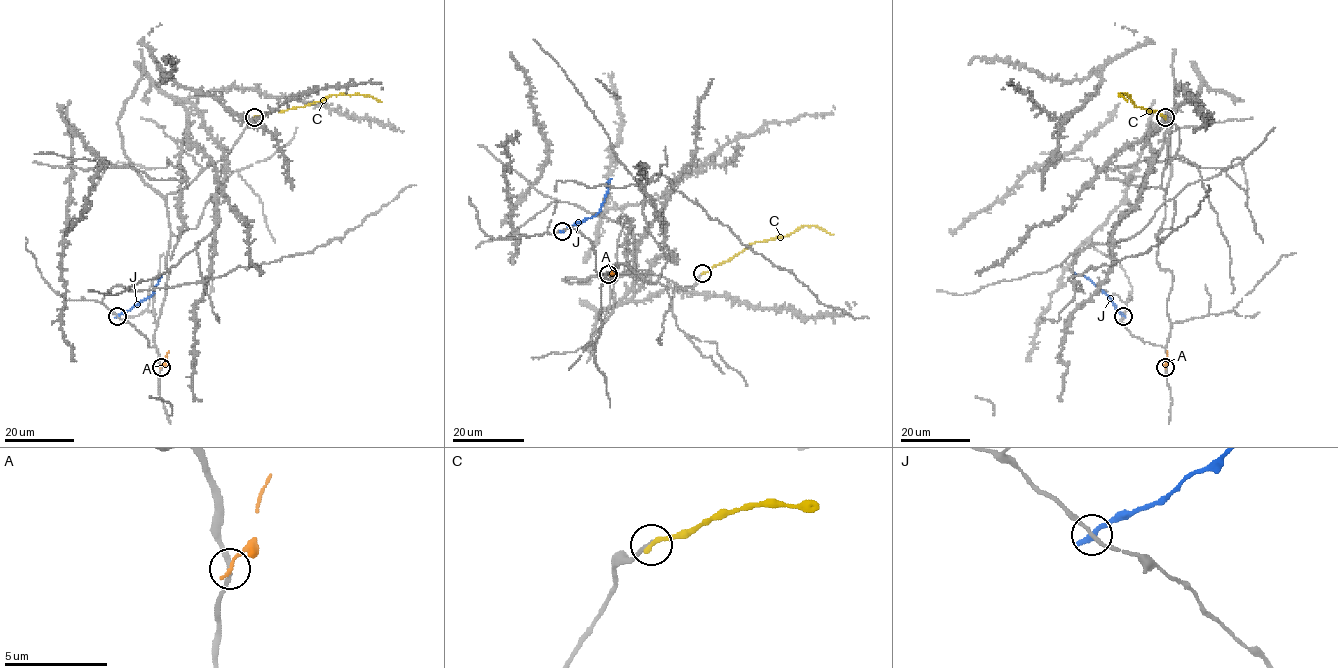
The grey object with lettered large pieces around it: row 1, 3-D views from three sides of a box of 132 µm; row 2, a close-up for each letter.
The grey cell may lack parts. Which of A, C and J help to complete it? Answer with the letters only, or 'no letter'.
C

